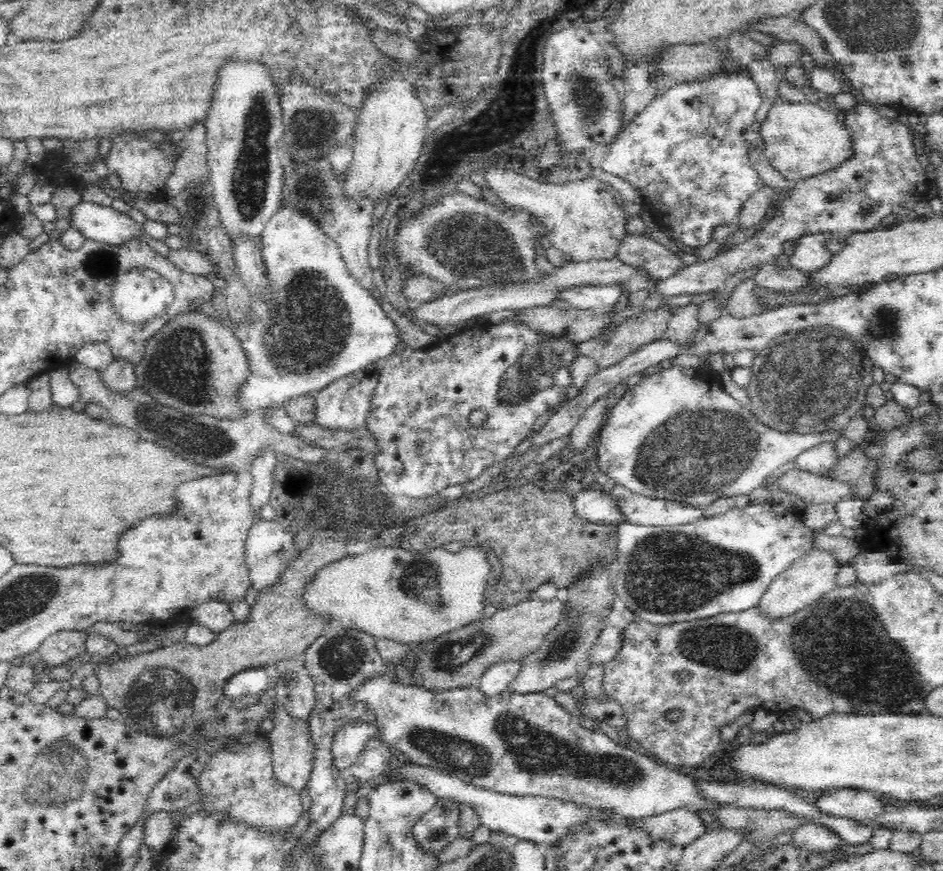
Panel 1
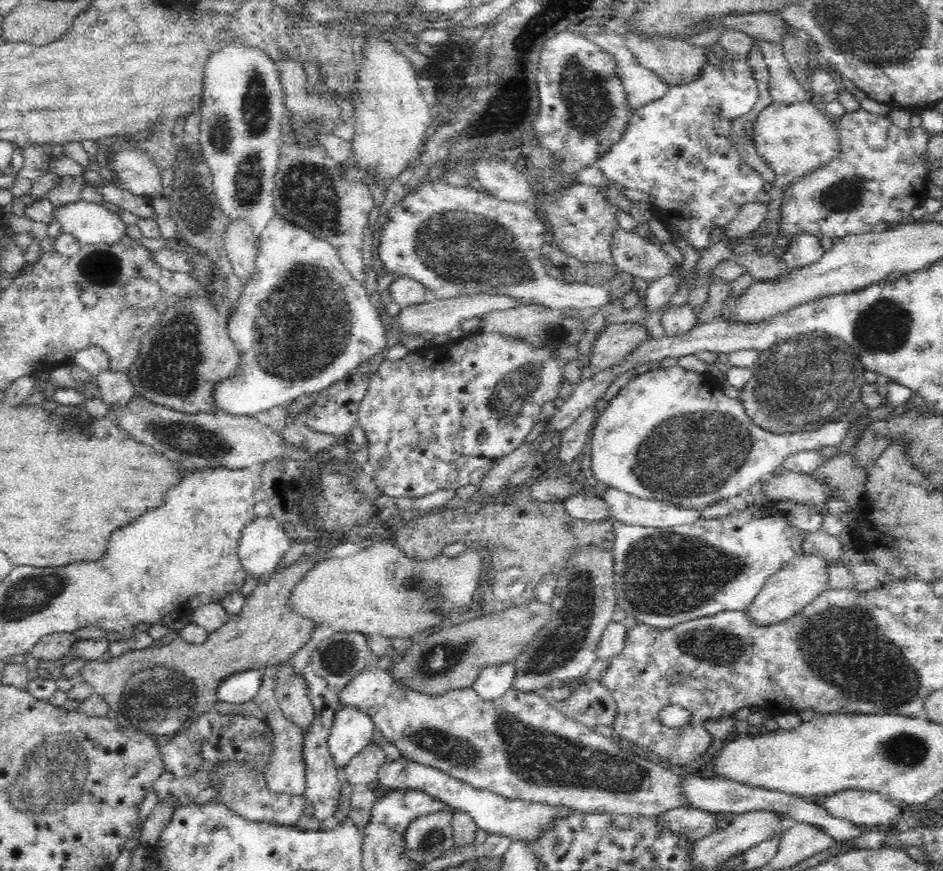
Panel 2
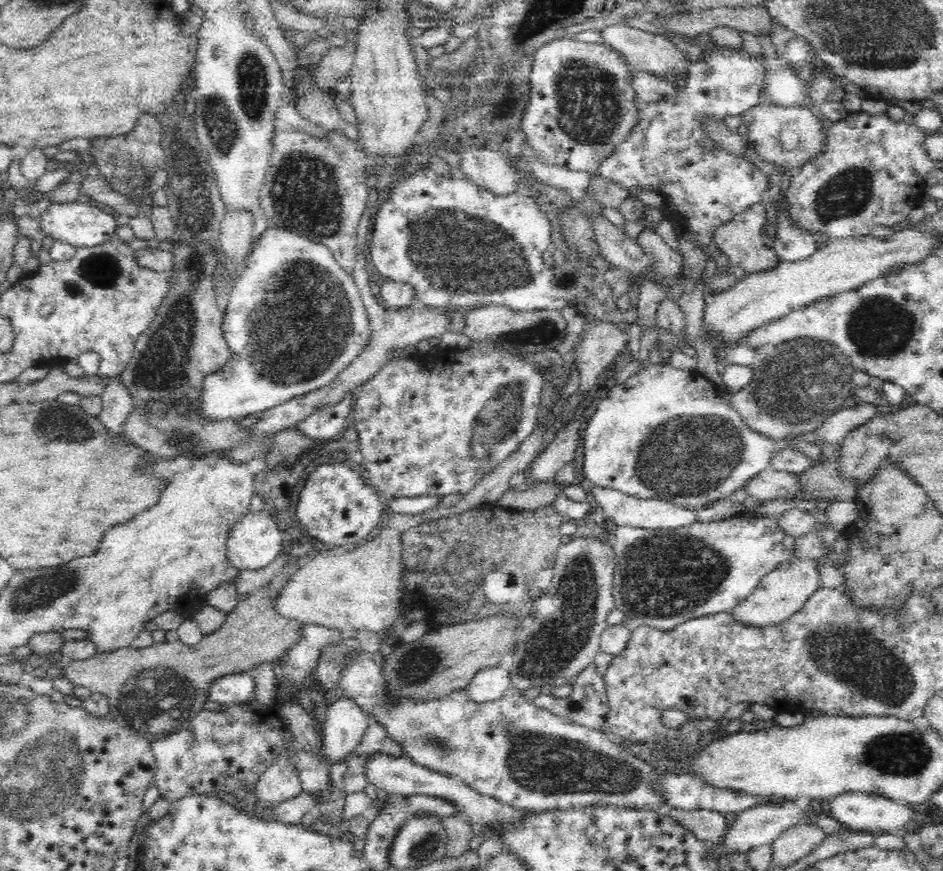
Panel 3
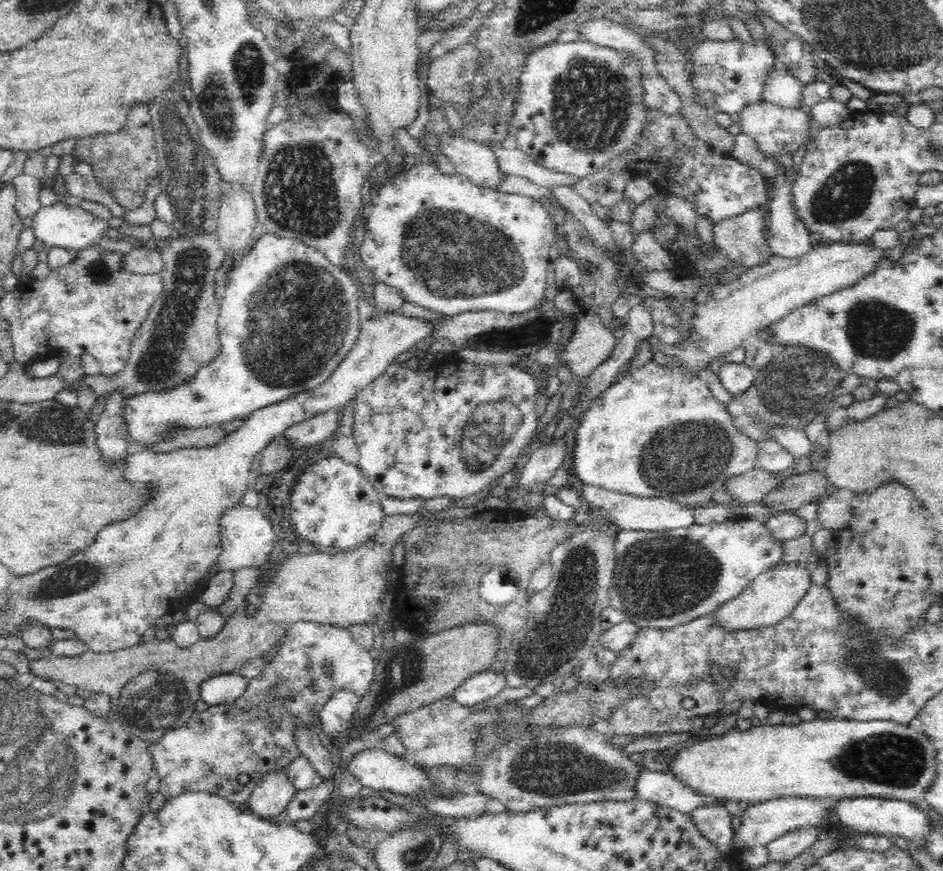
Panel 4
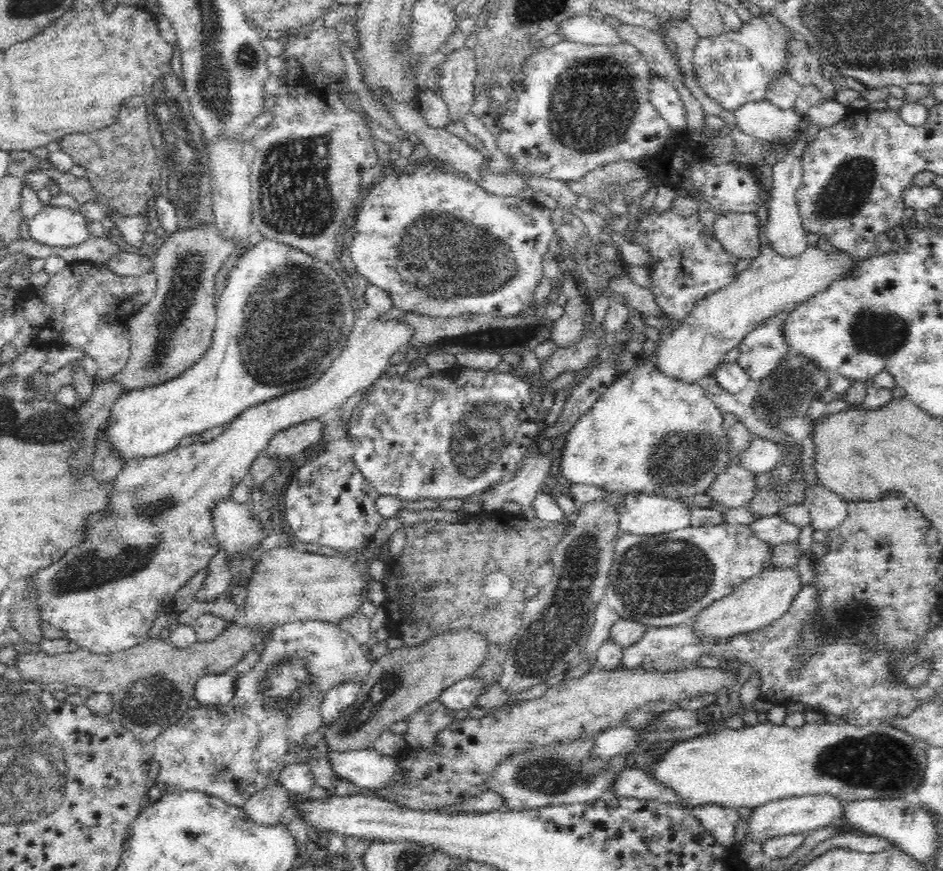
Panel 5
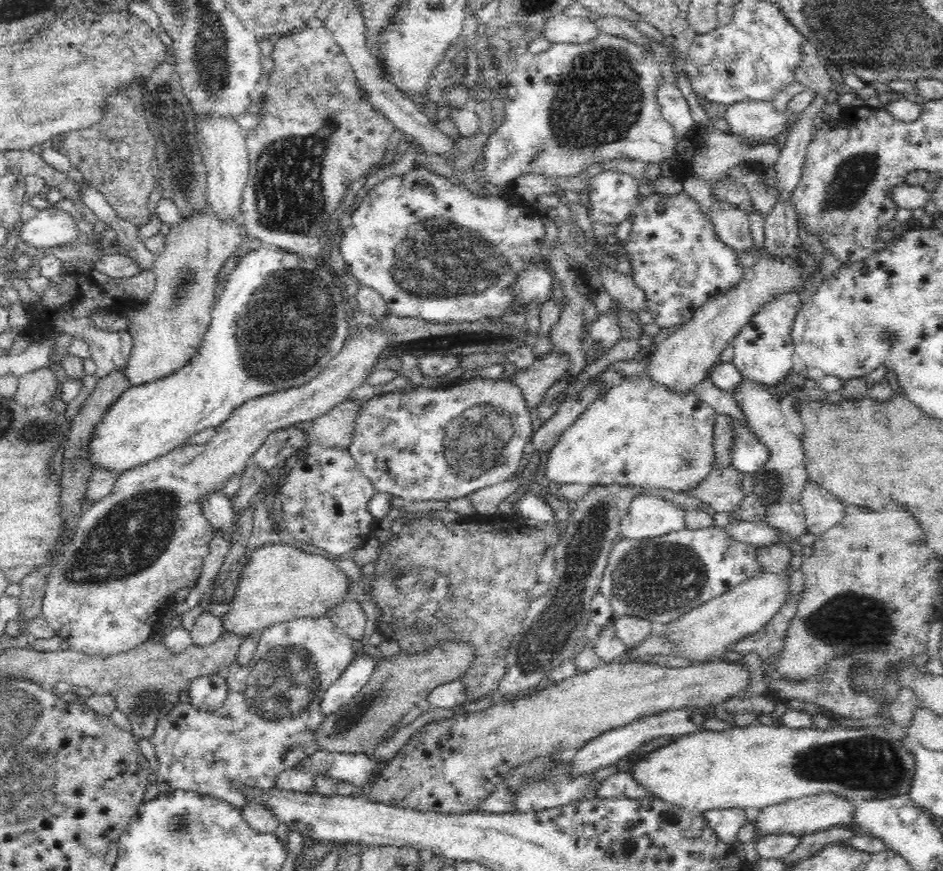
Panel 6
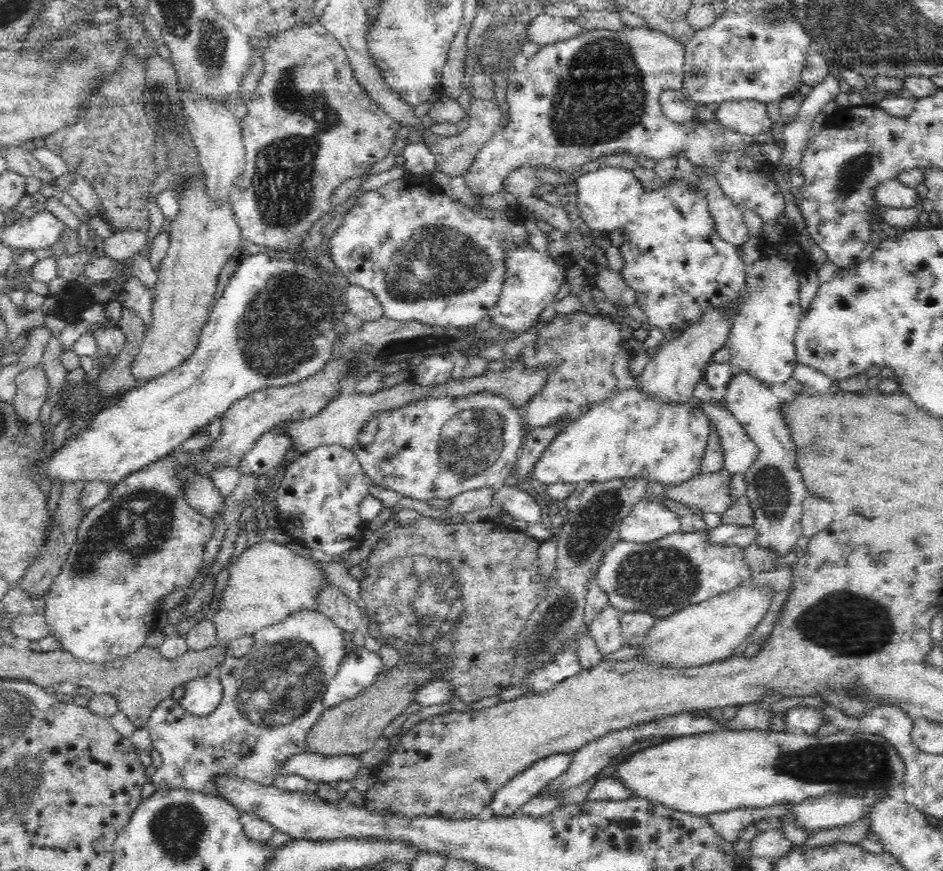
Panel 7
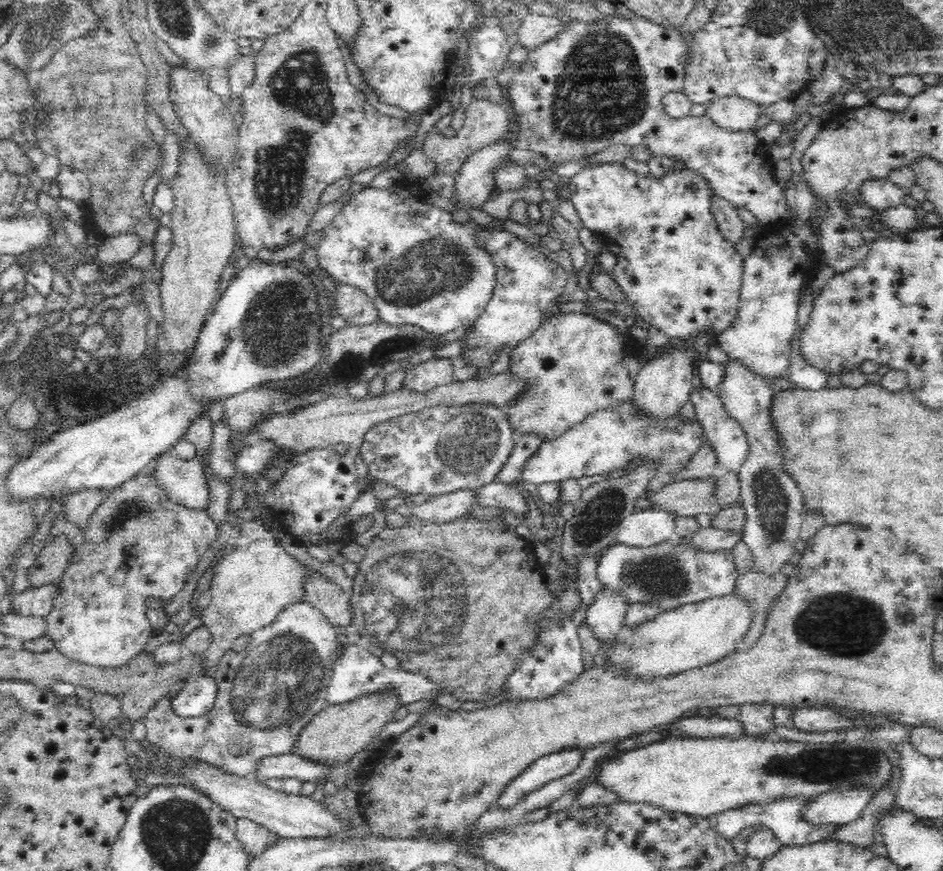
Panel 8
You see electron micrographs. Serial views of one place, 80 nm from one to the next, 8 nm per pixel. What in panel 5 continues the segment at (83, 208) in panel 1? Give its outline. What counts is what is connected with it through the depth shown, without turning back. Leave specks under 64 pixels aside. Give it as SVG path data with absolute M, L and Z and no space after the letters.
M44 206L28 224L30 238L48 246L72 248L92 237L88 217L81 211L72 212L70 208Z

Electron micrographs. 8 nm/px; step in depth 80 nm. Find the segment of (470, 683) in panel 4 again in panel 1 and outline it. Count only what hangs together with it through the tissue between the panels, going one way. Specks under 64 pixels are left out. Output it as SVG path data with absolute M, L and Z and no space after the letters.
M510 659L497 662L490 666L484 676L478 680L476 687L484 695L492 696L505 692L511 682L522 670L522 662L518 659Z

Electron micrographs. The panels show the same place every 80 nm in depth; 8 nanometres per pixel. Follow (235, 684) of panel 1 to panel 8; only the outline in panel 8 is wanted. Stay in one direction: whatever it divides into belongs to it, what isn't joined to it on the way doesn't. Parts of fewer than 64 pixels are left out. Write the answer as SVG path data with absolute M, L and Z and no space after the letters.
M200 675L185 681L182 690L172 698L172 707L181 717L202 716L214 708L218 694L213 675Z

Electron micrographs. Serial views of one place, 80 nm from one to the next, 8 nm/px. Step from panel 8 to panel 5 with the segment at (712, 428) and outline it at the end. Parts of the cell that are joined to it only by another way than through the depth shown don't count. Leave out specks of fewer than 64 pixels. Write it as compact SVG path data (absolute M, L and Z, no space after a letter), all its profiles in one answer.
M758 437L746 451L742 451L739 454L740 461L743 462L740 466L756 473L770 473L785 462L784 451L782 450L783 448L780 448L777 443Z

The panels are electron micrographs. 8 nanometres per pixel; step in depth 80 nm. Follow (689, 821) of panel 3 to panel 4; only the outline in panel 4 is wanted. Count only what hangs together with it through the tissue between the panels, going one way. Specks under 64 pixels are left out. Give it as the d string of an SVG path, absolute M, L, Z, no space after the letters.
M714 804L694 808L687 813L702 838L709 840L721 853L733 849L733 815L723 806Z

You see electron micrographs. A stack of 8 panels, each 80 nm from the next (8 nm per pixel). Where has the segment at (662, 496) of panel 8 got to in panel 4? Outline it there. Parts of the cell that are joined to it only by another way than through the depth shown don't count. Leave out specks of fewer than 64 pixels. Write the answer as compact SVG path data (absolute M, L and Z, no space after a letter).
M755 469L748 472L745 476L735 477L726 486L726 492L735 498L739 505L761 502L766 498L768 492L774 492L782 488L785 481L778 478L776 474L771 474L766 470Z

